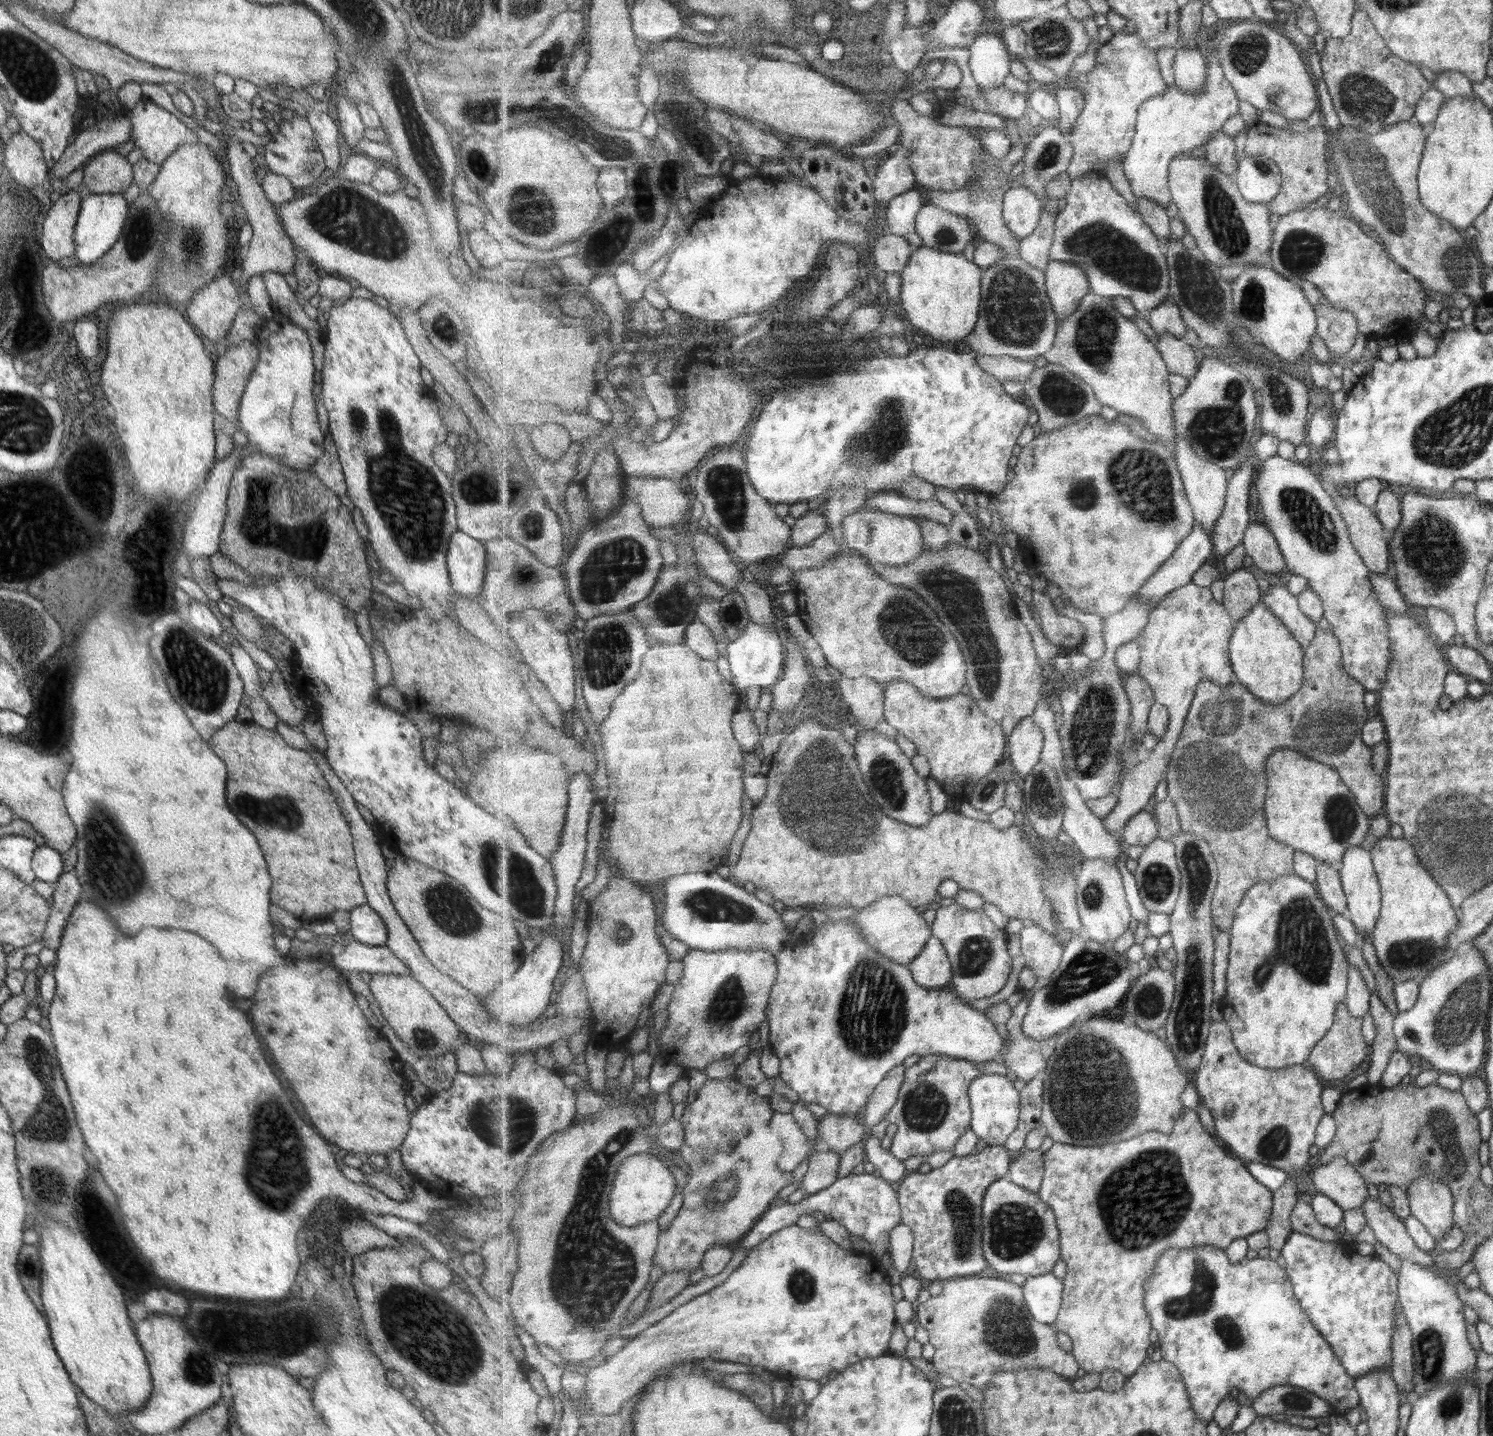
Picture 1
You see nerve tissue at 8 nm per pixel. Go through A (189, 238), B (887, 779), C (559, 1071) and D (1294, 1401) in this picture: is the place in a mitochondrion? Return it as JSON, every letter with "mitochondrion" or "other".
{"A":"mitochondrion","B":"mitochondrion","C":"other","D":"mitochondrion"}

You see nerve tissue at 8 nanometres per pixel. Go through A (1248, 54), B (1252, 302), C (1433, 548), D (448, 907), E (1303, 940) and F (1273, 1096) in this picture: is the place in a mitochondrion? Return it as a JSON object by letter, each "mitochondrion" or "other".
{"A":"mitochondrion","B":"mitochondrion","C":"mitochondrion","D":"mitochondrion","E":"mitochondrion","F":"other"}

